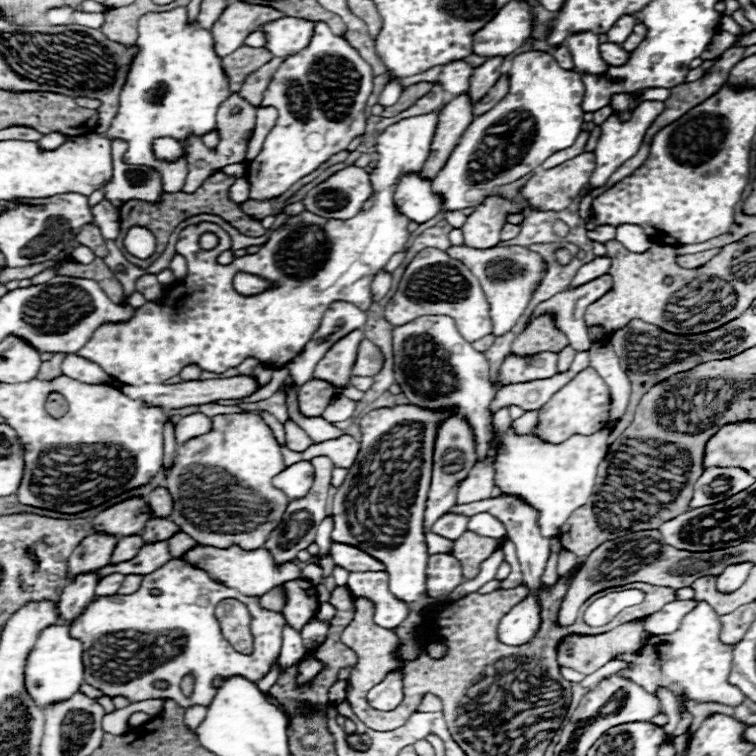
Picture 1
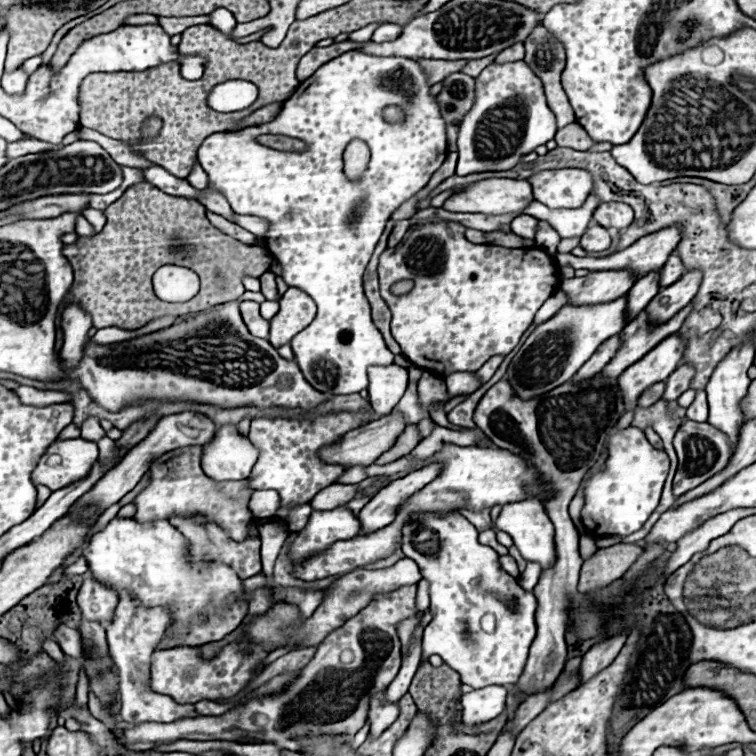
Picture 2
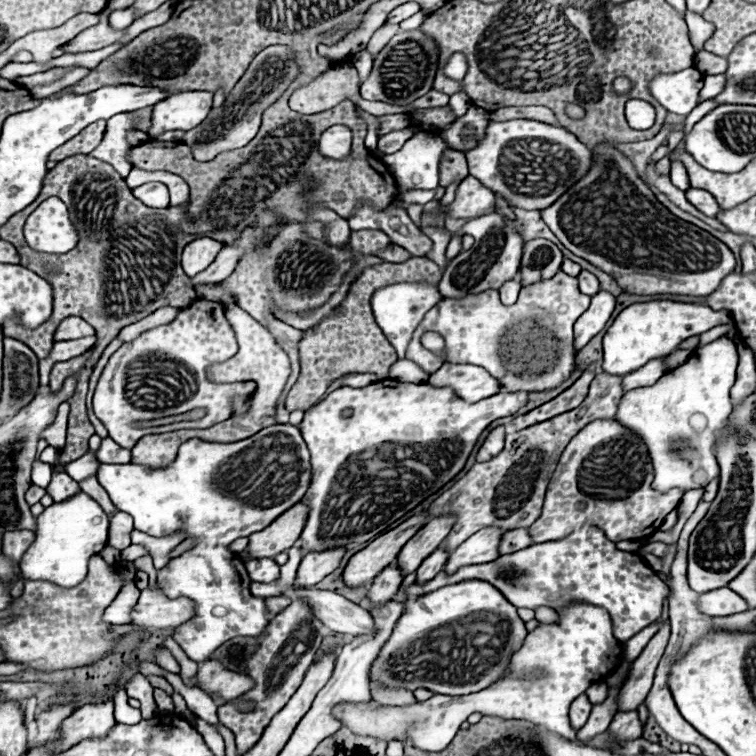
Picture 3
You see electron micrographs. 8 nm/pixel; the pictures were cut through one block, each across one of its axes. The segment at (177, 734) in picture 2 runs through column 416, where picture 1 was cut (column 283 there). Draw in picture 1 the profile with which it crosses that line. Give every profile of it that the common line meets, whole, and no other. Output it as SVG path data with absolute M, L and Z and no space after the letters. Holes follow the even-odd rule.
M290 580L288 584L284 584L286 594L288 594L288 602L282 610L286 622L290 626L294 626L296 630L302 630L302 626L316 616L318 612L318 598L316 598L316 586L308 580Z

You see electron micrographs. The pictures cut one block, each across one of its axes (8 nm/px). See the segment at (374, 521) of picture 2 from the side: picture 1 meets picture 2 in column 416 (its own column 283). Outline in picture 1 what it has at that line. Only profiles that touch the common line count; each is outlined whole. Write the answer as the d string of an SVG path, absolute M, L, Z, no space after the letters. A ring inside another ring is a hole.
M302 460L284 468L278 476L274 476L274 486L282 488L288 500L292 500L298 496L306 496L306 492L312 486L312 480L314 480L314 466L312 462Z

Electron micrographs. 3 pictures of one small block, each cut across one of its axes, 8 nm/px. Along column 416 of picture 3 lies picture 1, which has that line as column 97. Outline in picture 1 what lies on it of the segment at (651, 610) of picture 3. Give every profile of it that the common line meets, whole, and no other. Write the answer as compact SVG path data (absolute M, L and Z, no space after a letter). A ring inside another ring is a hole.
M110 574L98 582L96 596L112 596L118 592L120 584L124 582L124 574Z

